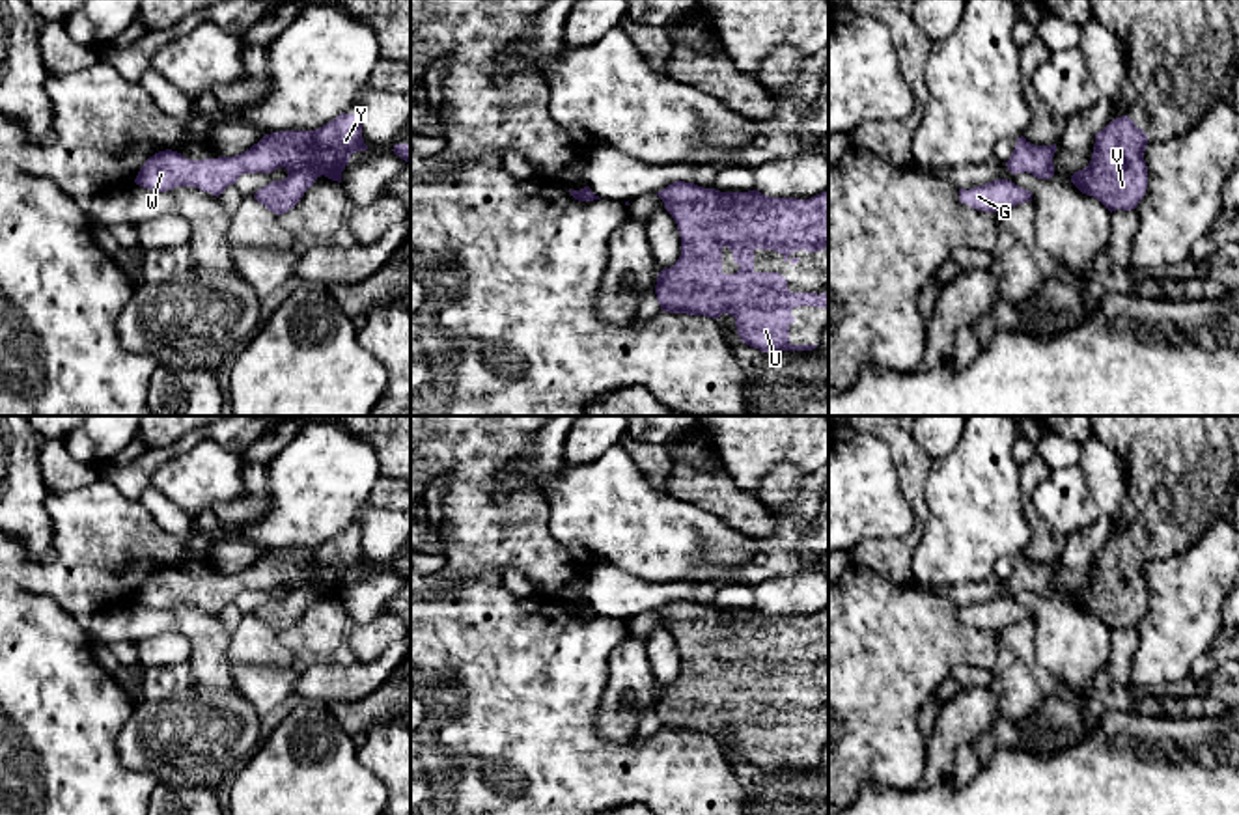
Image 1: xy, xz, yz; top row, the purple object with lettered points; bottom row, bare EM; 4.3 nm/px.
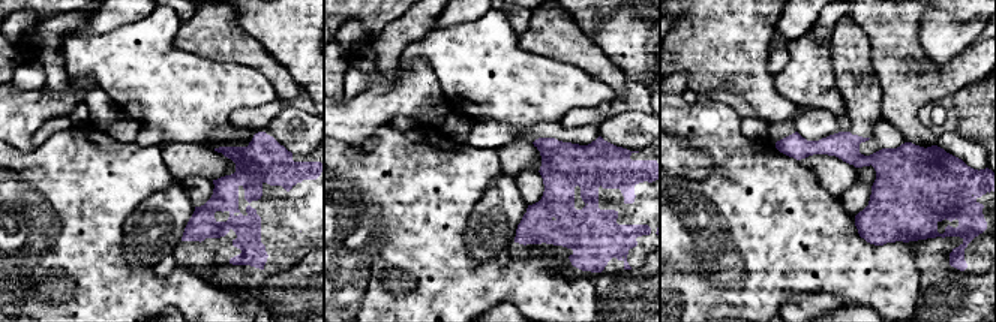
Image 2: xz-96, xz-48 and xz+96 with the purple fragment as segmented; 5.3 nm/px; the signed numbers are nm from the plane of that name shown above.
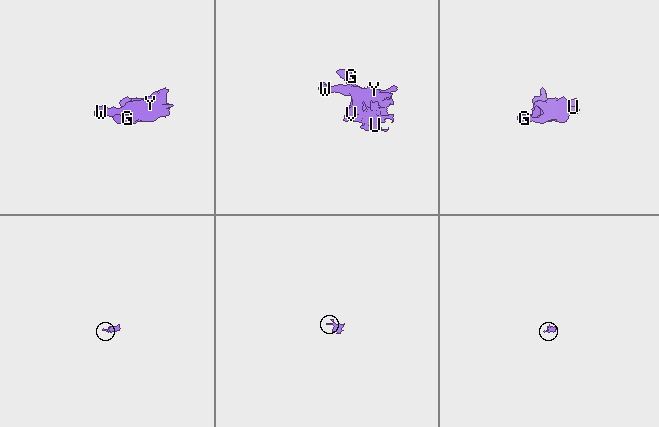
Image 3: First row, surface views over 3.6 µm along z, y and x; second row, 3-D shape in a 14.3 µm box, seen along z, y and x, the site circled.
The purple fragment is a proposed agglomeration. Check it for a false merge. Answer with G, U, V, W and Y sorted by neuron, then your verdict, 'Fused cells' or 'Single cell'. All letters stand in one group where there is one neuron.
Groups: G U V W Y. Single cell

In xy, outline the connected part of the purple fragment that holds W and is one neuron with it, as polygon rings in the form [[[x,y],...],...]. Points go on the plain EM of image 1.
[[[343,530],[315,548],[265,552],[235,574],[190,578],[172,567],[159,569],[144,580],[134,601],[155,610],[194,604],[218,615],[243,591],[285,586],[285,597],[272,599],[254,612],[269,629],[284,632],[300,619],[317,595],[341,601],[351,573],[366,567],[360,532]]]

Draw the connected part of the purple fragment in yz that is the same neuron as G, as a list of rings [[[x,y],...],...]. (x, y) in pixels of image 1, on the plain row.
[[[996,597],[970,608],[959,606],[959,619],[985,630],[1002,630],[1009,625],[1032,619],[1032,610],[1008,597]]]

